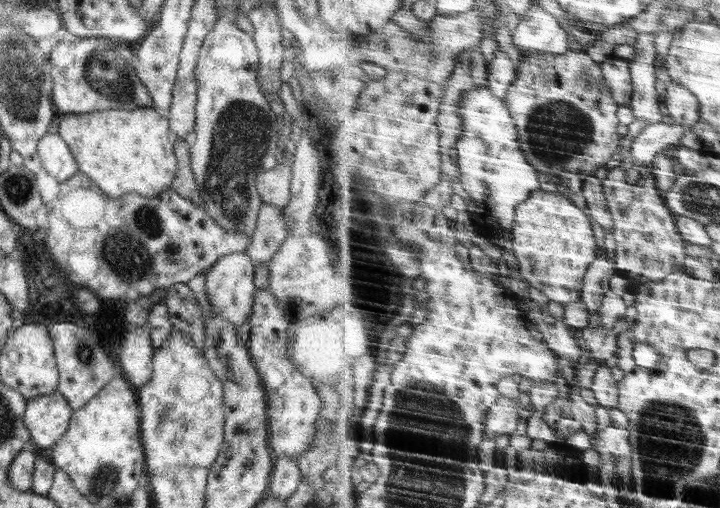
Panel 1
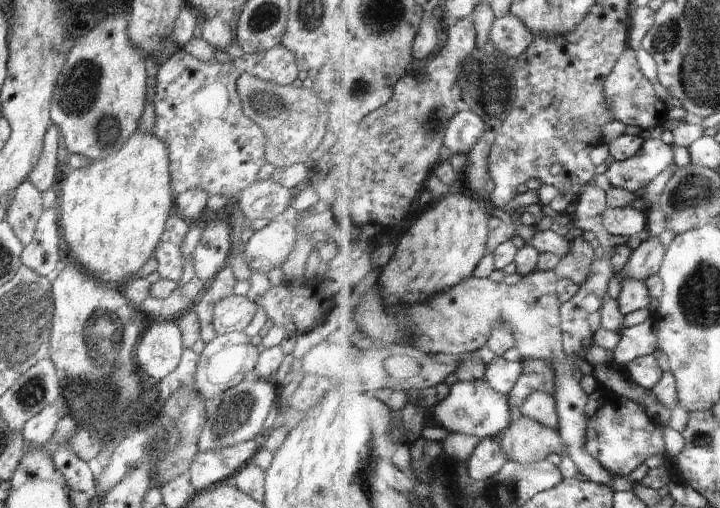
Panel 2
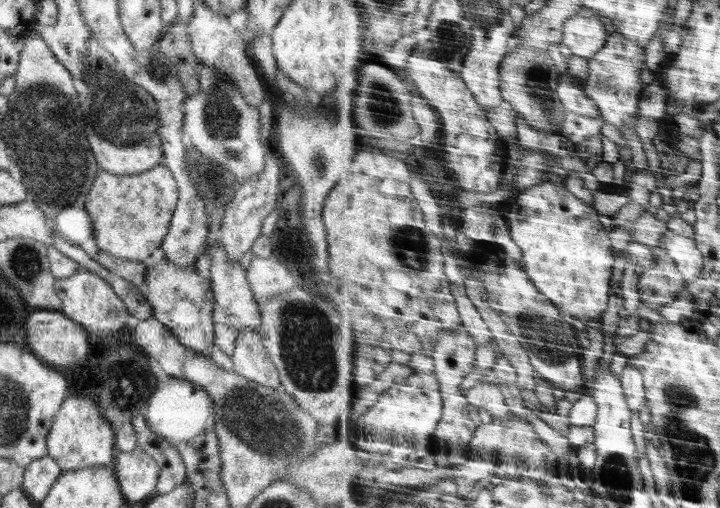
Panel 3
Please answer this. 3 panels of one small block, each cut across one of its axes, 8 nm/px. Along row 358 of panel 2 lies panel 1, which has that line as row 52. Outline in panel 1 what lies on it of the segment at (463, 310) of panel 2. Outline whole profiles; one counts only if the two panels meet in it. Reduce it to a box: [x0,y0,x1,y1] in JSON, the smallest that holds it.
[512,1,571,57]

